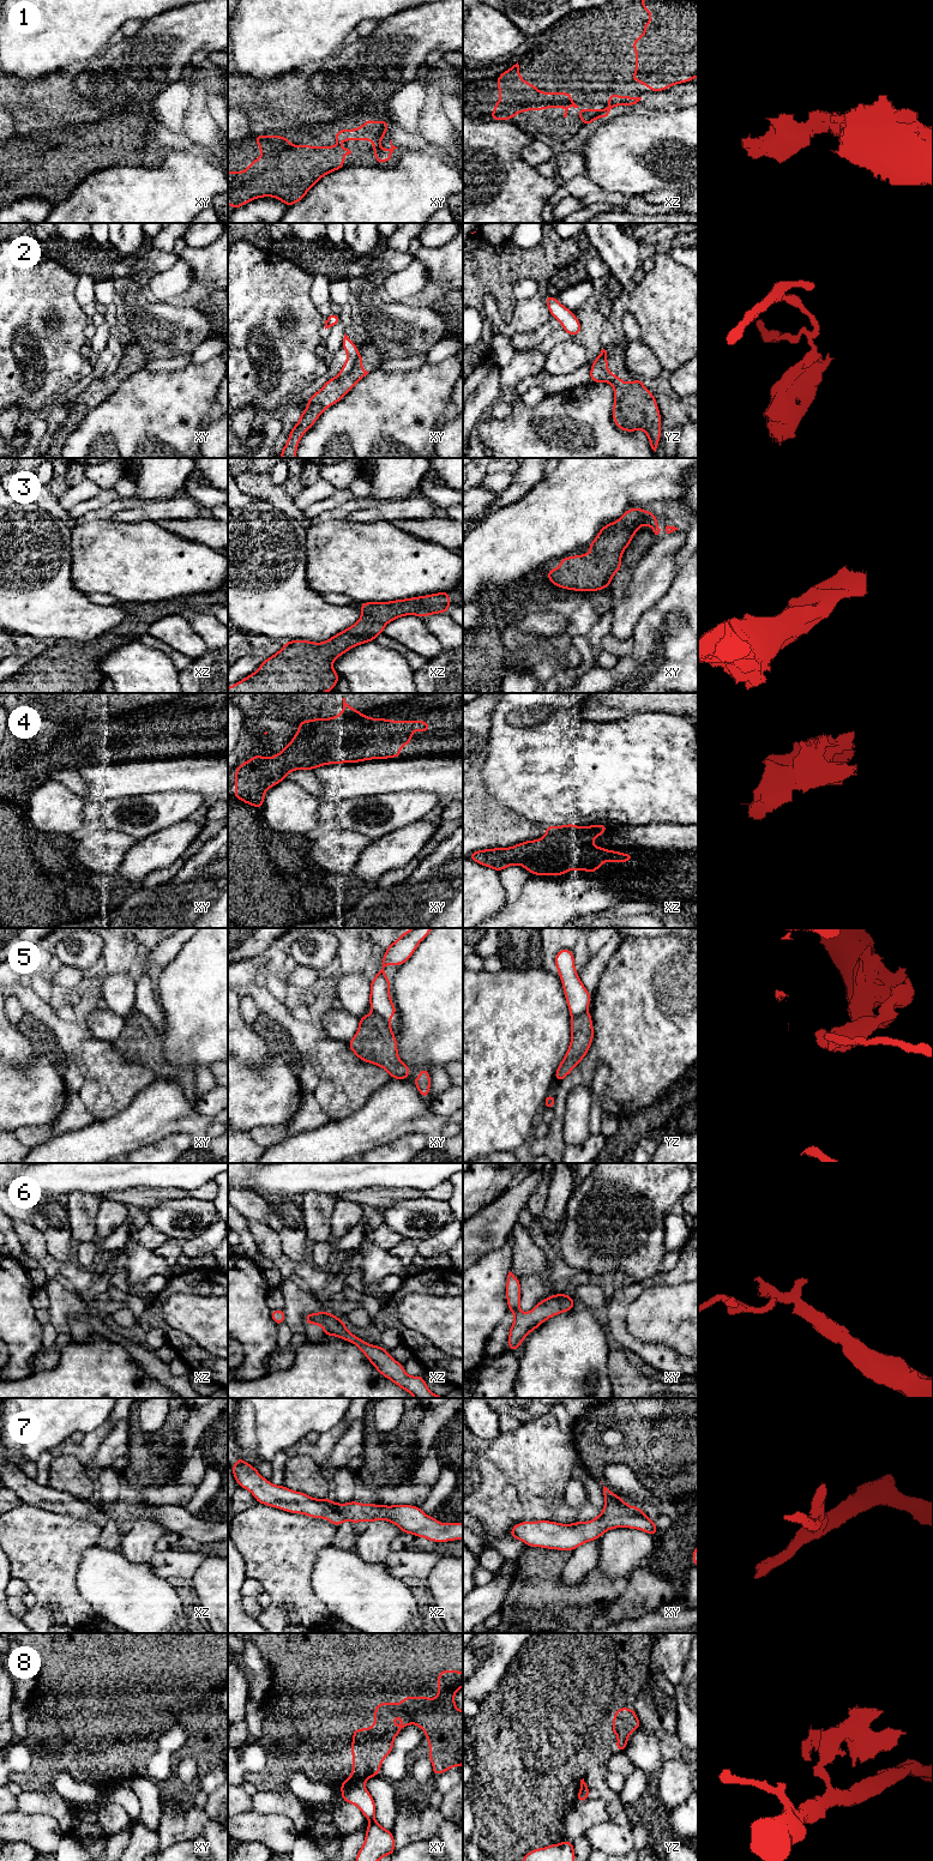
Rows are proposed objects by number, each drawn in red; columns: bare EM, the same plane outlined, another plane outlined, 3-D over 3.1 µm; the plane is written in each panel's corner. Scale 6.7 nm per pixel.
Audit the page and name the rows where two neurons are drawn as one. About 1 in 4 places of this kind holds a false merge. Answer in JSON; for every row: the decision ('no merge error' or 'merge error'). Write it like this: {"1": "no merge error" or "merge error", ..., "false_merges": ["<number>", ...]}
{"1": "no merge error", "2": "merge error", "3": "no merge error", "4": "no merge error", "5": "merge error", "6": "no merge error", "7": "no merge error", "8": "merge error", "false_merges": ["2", "5", "8"]}

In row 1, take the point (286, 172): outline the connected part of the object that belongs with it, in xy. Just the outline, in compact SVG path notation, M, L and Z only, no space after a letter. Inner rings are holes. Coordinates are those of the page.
M369 118L361 127L359 128L353 128L353 130L338 130L335 134L335 138L336 138L336 141L337 141L337 147L335 149L333 145L332 145L332 141L331 141L331 145L327 146L327 147L321 147L321 146L309 146L309 145L293 145L289 143L289 139L285 138L285 137L282 137L282 135L260 135L260 134L255 134L255 141L258 144L258 147L259 150L261 151L263 156L258 159L252 159L252 162L249 163L249 165L247 167L247 169L245 171L228 171L228 205L231 204L233 205L233 210L235 211L236 209L239 209L240 206L249 203L251 200L253 199L257 199L257 198L263 198L263 197L273 197L281 201L283 201L288 207L290 207L293 204L300 201L303 199L303 197L307 194L307 192L325 175L327 175L329 173L331 171L335 171L335 170L338 170L338 169L342 169L344 168L344 156L345 155L350 155L351 151L349 149L343 149L341 146L341 143L343 140L372 140L373 141L373 153L375 156L375 161L379 163L379 164L383 164L387 161L390 161L392 158L392 152L395 149L398 149L396 146L392 145L392 141L390 140L391 143L391 147L389 150L384 150L379 146L379 144L381 143L383 140L383 137L387 133L387 127L389 127L389 120L387 119L383 119L379 124L375 124L373 121L372 118Z

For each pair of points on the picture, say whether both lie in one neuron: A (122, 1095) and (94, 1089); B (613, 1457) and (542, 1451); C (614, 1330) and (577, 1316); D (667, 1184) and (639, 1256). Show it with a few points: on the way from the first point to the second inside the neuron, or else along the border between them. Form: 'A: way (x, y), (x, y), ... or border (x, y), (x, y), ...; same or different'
A: way (115, 1089), (101, 1089); same
B: border (571, 1433), (581, 1461); different
C: border (601, 1314), (608, 1332); different
D: way (655, 1202), (652, 1230), (645, 1238); same

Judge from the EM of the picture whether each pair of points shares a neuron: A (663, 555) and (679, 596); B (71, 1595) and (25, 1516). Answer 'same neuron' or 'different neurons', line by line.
A: different neurons
B: same neuron

